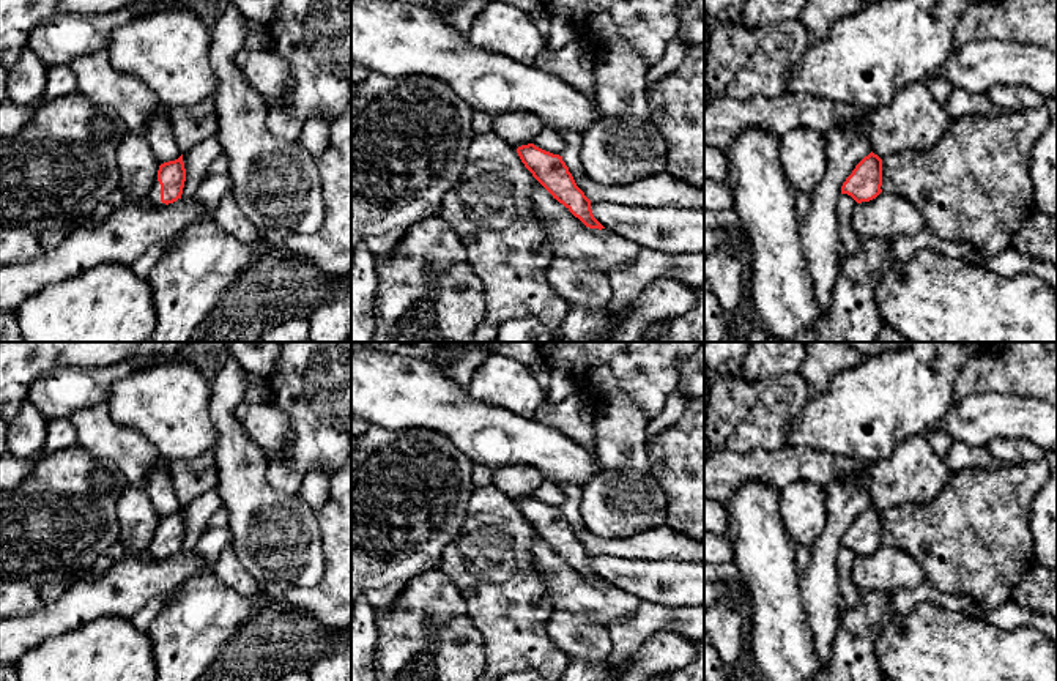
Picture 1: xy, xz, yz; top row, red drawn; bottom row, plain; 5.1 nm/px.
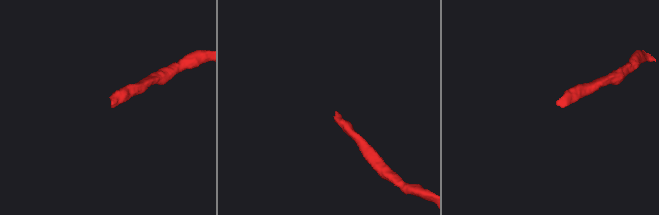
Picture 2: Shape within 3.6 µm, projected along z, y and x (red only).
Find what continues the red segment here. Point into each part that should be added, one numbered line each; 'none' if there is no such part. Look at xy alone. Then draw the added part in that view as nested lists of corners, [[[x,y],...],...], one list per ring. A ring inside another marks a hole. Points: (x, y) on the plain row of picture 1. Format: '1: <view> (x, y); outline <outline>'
1: xy (153, 549); outline [[[156,534],[151,539],[151,542],[150,542],[148,549],[146,549],[146,553],[151,555],[151,556],[159,556],[161,555],[161,538],[159,538],[159,534]]]

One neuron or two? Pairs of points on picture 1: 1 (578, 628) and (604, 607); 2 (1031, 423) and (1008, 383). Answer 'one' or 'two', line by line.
1: two
2: two

